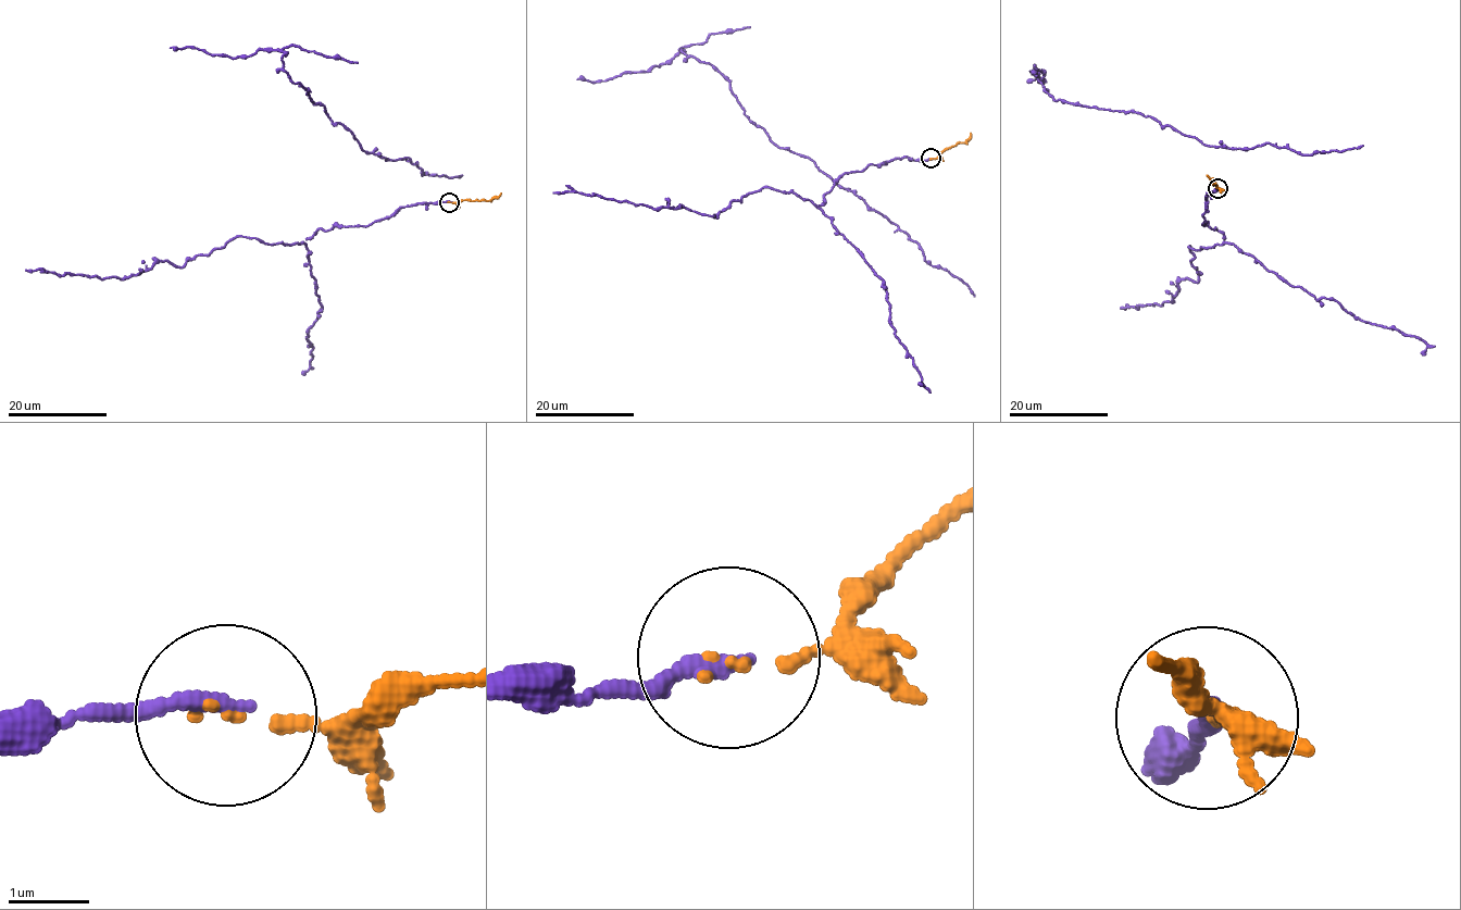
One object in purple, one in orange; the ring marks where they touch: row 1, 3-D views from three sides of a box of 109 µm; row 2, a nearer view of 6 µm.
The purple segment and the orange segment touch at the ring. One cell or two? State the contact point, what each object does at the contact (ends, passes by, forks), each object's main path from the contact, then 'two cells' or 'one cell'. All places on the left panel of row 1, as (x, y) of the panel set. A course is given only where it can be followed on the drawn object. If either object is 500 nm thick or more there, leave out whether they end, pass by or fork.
at (449, 202); purple ends there; orange ends there; purple runs (449, 201), (320, 228), (298, 244), (238, 236), (182, 267), (157, 261), (122, 278), (25, 270); orange runs (449, 201), (488, 200), (500, 194); one cell

